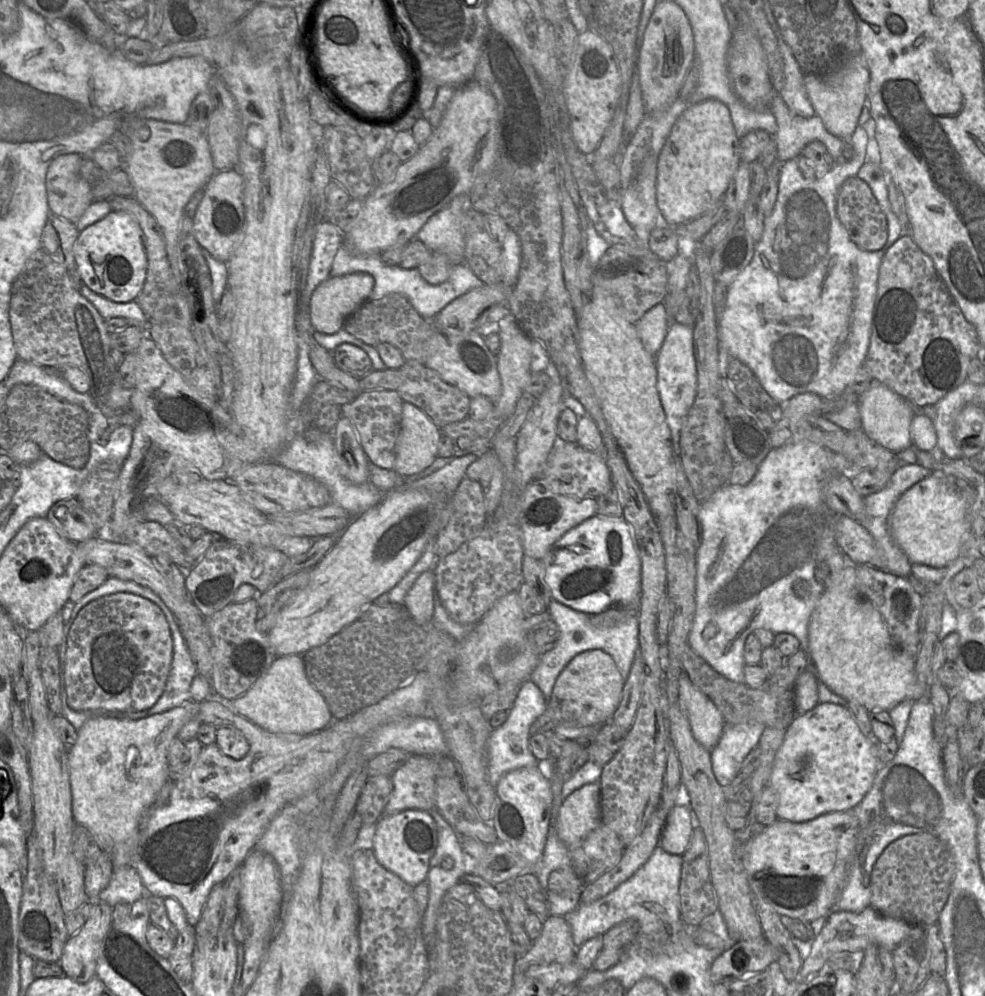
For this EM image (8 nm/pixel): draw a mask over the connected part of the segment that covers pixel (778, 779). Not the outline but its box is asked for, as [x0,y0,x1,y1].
[769,703,880,823]

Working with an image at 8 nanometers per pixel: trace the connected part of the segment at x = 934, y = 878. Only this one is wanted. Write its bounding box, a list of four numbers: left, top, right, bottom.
[871,833,955,928]

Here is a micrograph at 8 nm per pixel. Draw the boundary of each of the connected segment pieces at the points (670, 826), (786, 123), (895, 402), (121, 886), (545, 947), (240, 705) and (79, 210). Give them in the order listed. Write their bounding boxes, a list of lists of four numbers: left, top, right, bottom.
[[660,802,697,856],[770,88,849,164],[858,382,916,453],[98,865,145,907],[514,916,576,973],[224,655,333,736],[45,153,92,222]]

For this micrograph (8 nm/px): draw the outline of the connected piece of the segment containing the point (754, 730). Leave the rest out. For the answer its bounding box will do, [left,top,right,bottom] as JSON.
[710,722,765,787]

